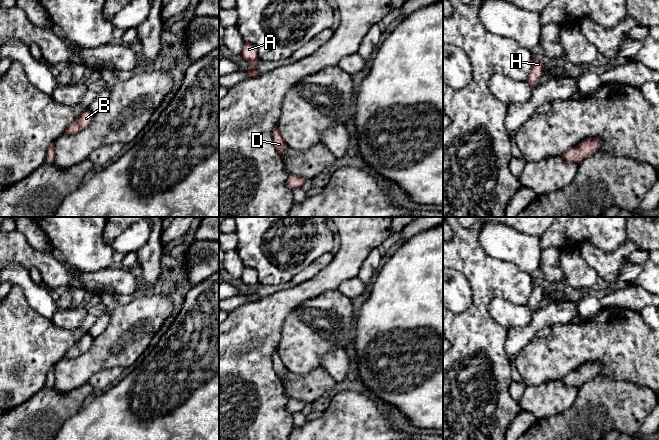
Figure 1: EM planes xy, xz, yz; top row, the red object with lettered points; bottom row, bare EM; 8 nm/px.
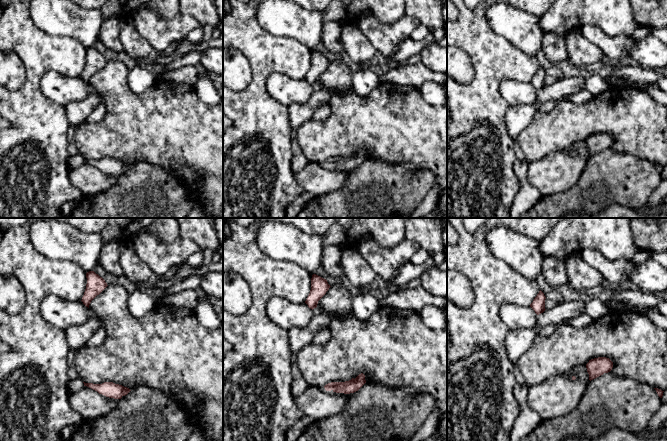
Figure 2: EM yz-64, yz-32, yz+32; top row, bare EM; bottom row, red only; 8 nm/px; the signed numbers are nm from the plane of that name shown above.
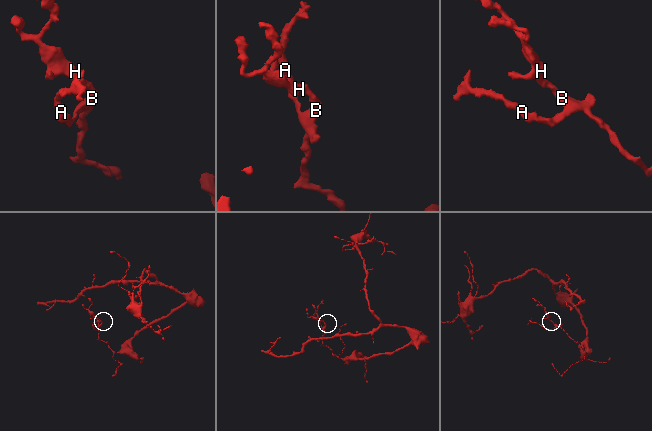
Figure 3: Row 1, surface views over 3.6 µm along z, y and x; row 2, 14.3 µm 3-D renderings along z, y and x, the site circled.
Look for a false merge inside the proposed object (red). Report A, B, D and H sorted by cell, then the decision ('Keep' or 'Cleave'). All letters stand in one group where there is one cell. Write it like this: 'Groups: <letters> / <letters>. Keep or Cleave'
Groups: A B D H. Keep

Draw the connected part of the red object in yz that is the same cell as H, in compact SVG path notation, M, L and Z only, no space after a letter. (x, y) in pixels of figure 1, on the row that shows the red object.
M533 56L533 65L532 68L525 78L526 81L534 88L537 86L537 84L540 82L540 78L544 73L544 64L543 62Z

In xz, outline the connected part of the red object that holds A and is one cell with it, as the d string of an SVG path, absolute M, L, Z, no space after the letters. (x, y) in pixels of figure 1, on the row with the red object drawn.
M245 42L241 55L245 61L247 61L248 63L251 64L250 68L246 70L248 72L249 76L250 77L259 77L261 75L261 73L259 73L256 70L256 65L259 60L258 55L257 55L256 46Z

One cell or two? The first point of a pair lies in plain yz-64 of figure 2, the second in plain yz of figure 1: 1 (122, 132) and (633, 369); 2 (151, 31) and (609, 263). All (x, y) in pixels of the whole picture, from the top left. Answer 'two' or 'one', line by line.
1: one
2: one

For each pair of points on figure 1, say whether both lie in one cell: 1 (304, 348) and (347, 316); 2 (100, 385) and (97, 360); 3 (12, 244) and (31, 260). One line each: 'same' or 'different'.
1: same
2: different
3: same

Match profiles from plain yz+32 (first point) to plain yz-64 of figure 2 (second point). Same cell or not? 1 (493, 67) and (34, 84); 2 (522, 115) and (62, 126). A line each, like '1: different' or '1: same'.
1: same
2: different

